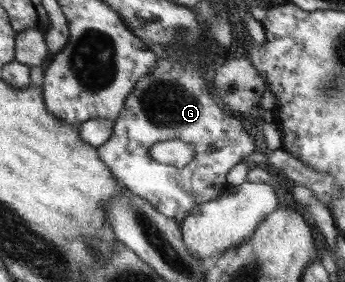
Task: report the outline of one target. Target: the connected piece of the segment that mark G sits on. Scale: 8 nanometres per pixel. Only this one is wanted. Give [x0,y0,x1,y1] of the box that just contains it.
[99,52,257,222]

